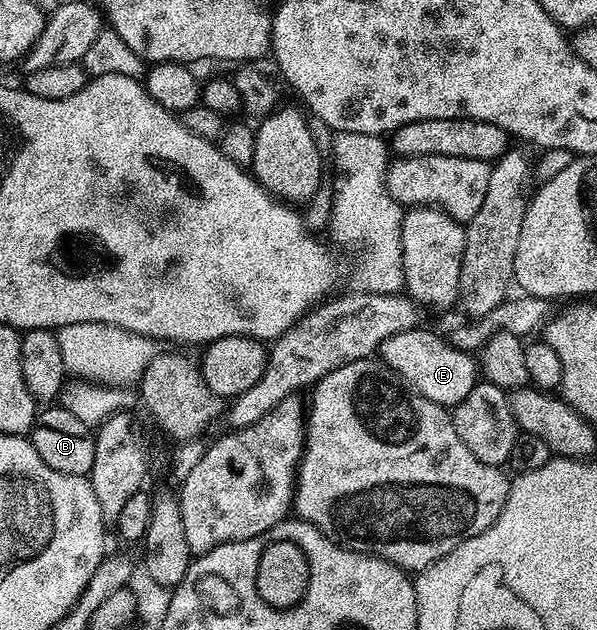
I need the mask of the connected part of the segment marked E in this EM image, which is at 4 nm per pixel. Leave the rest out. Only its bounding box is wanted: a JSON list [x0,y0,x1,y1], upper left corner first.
[378,325,477,409]

